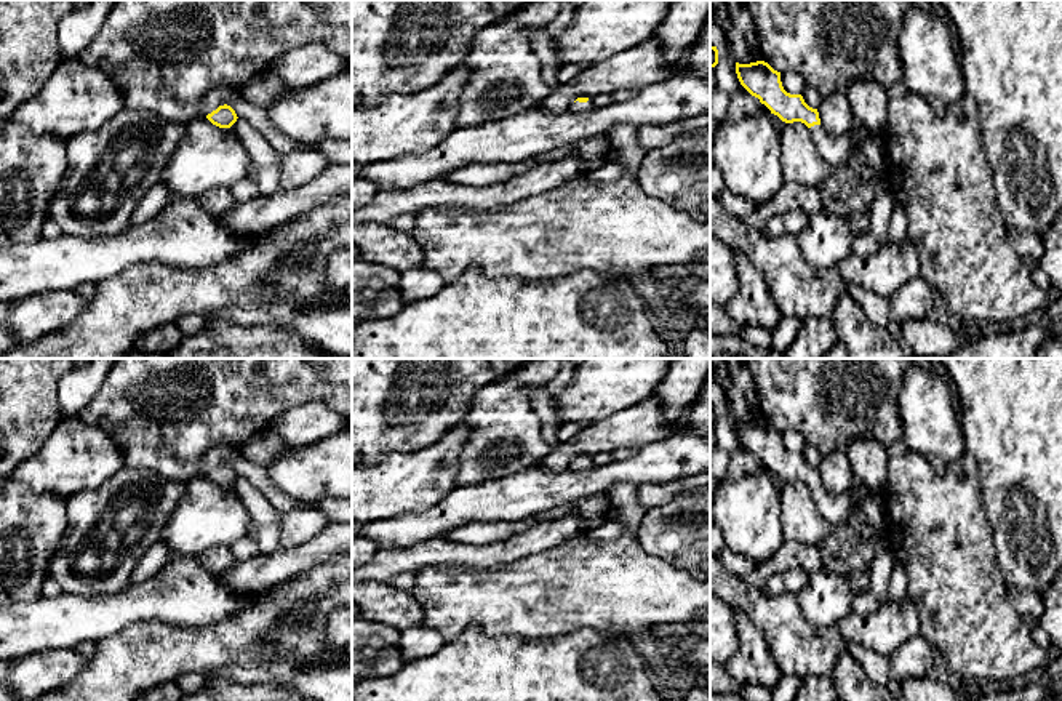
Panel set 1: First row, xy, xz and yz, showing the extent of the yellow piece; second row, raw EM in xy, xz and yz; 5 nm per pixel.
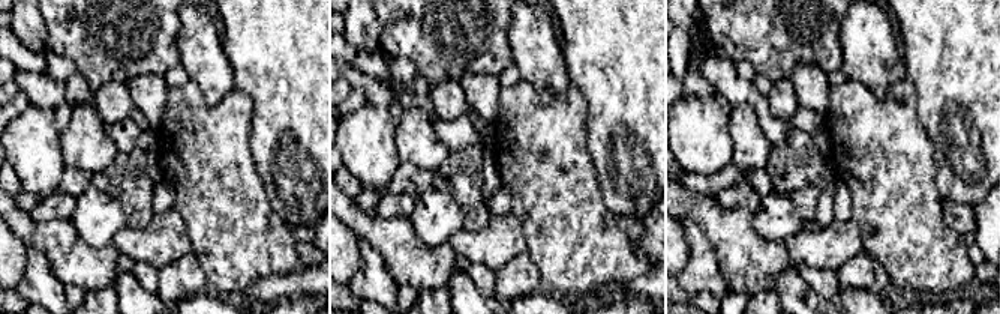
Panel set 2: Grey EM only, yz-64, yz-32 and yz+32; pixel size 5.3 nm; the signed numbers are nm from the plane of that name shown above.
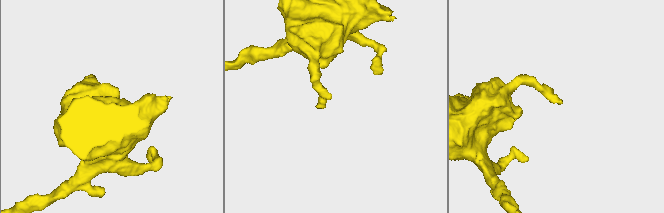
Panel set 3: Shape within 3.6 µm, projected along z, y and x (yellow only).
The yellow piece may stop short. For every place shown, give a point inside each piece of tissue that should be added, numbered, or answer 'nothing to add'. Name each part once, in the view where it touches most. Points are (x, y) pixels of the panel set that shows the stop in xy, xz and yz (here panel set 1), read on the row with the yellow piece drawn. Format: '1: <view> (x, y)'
1: xz (578, 108)

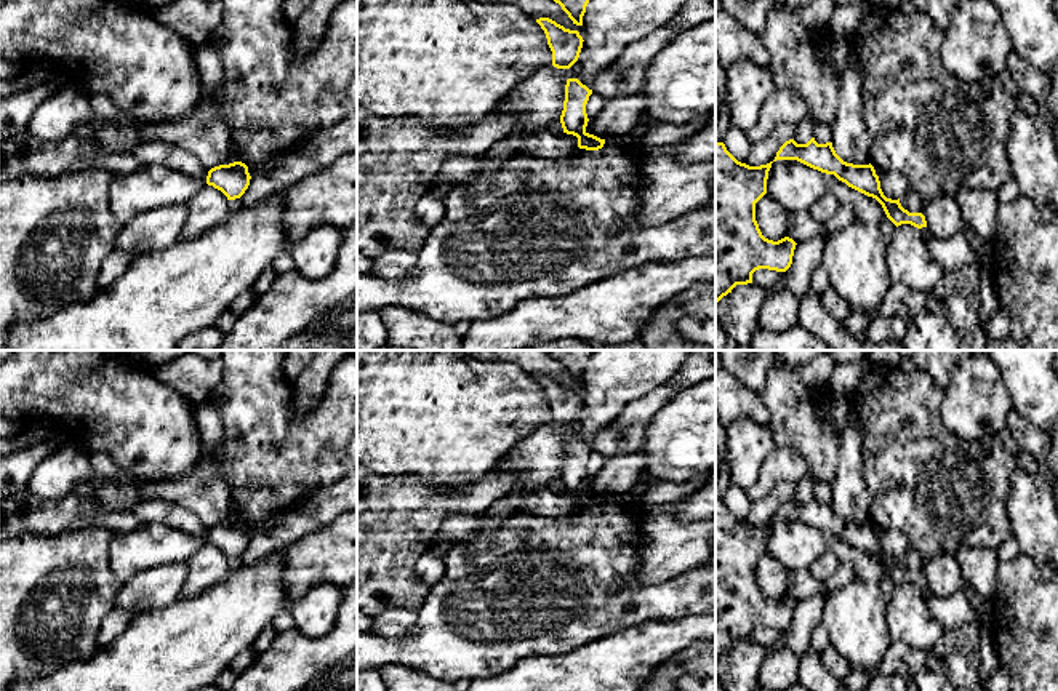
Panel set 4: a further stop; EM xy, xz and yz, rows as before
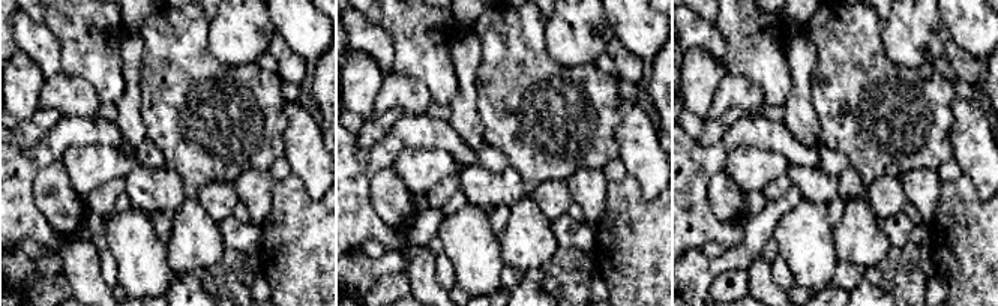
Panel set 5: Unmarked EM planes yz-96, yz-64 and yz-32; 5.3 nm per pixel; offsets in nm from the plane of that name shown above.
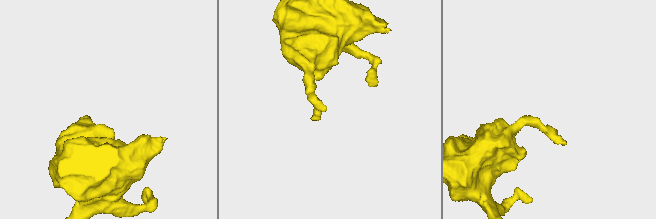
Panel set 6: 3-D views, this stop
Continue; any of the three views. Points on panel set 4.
1: yz (953, 253)

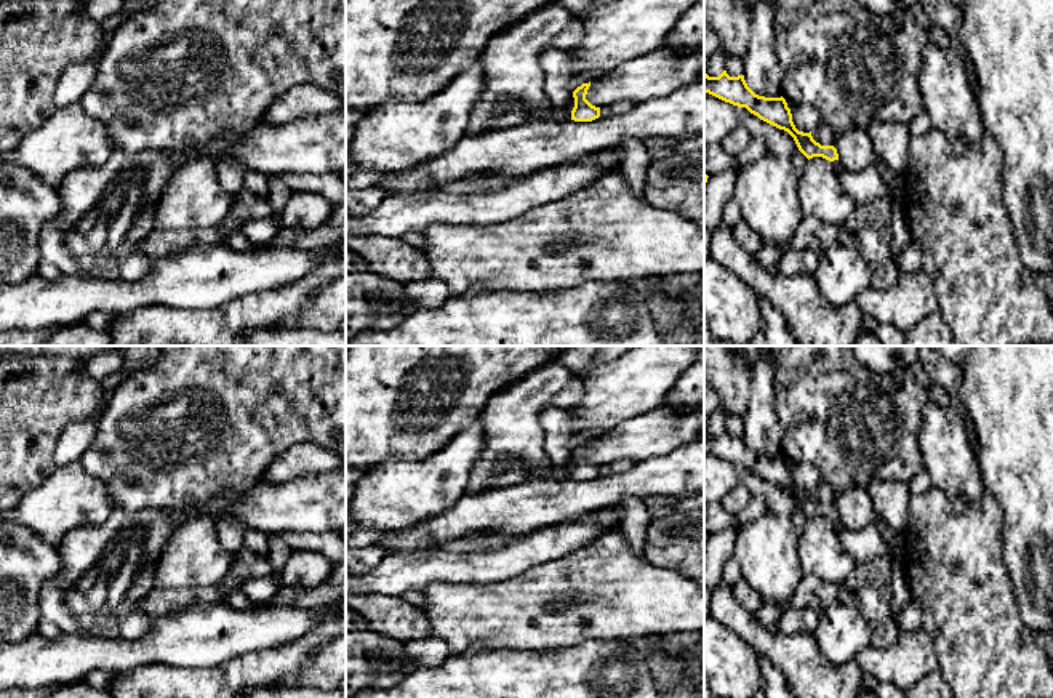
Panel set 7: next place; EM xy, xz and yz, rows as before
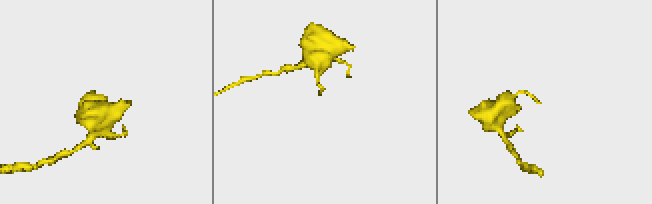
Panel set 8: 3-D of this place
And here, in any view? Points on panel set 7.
1: yz (864, 186)

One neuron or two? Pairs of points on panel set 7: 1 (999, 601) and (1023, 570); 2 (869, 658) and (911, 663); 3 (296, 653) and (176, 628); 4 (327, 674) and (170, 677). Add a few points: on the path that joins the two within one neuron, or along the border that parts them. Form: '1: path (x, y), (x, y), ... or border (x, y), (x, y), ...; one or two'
1: border (1002, 545), (1002, 559), (1021, 618); two
2: path (879, 663), (901, 663); one
3: border (306, 634), (287, 644), (245, 652), (234, 658); two
4: border (314, 650), (303, 665), (279, 681); two

